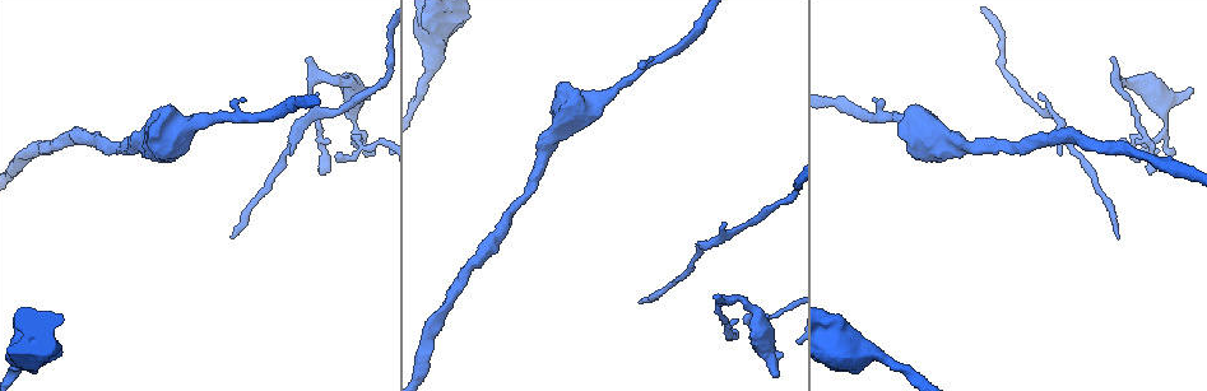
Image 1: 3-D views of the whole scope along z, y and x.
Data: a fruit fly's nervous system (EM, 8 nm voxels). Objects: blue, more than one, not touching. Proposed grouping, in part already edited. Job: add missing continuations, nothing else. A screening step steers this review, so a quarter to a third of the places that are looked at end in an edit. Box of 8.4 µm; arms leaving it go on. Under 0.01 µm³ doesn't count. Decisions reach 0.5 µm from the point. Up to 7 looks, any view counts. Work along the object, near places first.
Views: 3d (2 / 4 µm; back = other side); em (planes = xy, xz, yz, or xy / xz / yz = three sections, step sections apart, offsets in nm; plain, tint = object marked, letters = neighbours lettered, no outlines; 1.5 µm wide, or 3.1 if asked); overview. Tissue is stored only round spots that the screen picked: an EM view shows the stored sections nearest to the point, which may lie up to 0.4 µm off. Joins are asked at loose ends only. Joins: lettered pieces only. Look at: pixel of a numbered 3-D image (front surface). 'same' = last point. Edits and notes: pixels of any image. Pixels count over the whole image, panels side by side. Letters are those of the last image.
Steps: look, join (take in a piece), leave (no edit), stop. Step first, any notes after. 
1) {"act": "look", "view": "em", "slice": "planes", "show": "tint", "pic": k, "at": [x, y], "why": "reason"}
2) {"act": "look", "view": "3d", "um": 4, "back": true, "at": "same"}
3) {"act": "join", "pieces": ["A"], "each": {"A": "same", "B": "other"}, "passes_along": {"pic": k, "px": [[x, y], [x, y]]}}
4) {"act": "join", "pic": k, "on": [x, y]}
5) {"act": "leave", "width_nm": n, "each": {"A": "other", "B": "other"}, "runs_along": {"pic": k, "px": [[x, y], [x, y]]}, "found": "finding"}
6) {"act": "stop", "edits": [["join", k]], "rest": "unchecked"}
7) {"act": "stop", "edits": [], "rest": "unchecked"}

{"act": "look", "view": "3d", "um": 2, "pic": 1, "at": [1190, 88], "why": "an open end"}

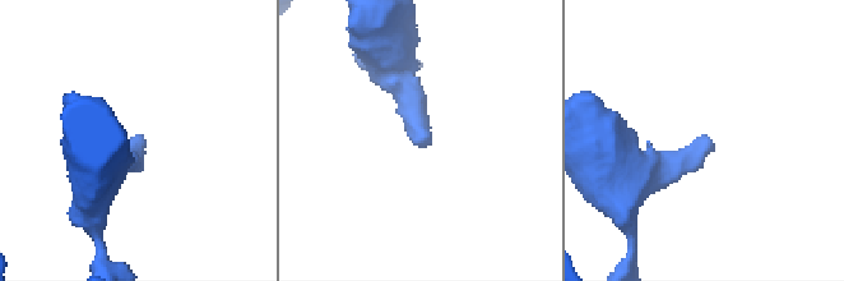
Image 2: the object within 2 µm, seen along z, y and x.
{"act": "look", "view": "em", "slice": "yz", "step": 8, "show": "letters", "pic": 2, "at": [702, 137]}

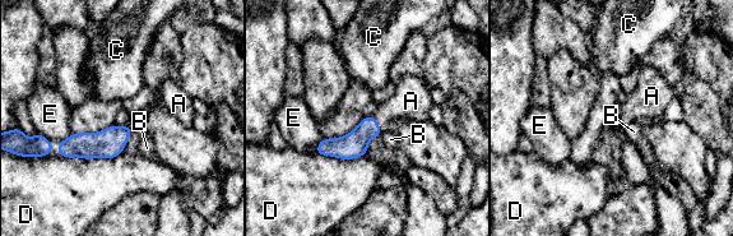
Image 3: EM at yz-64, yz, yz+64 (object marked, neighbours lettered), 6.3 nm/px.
{"act": "join", "pieces": ["A"], "each": {"A": "same", "B": "other", "C": "other", "D": "other", "E": "other"}, "found": "it goes on there"}

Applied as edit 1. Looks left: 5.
{"act": "look", "view": "overview", "why": "see it whole again"}

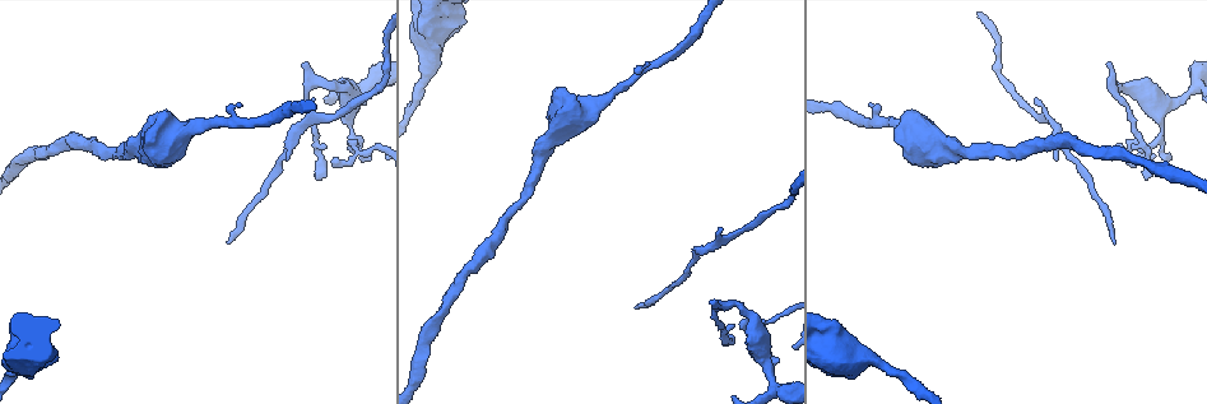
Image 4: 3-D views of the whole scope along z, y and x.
{"act": "look", "view": "3d", "um": 2, "pic": 4, "at": [333, 164], "why": "free end"}

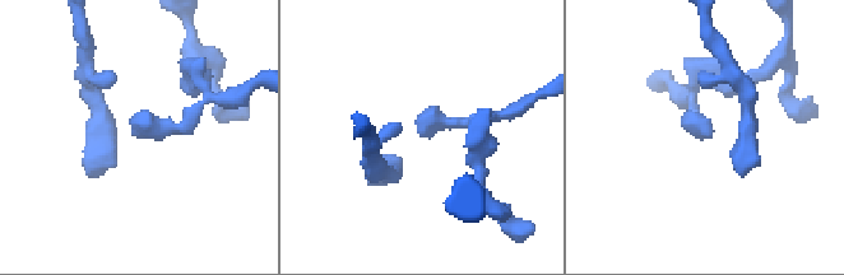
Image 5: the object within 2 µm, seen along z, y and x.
{"act": "look", "view": "em", "slice": "planes", "show": "letters", "pic": 5, "at": [133, 133]}

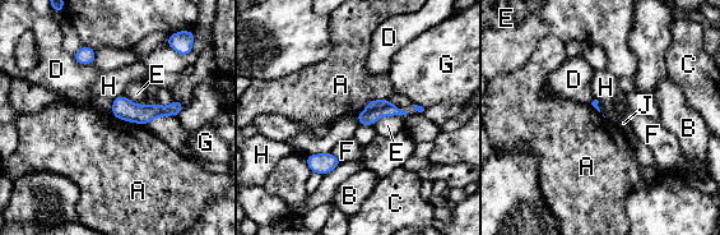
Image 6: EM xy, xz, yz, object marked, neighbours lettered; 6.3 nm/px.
{"act": "leave", "longest_contact_nm": ["A", 240], "each": {"A": "other", "B": "other", "C": "other", "D": "other", "E": "other", "F": "other", "G": "other", "H": "other", "J": "other"}, "border": {"pic": 6, "px": [[388, 98], [371, 100], [356, 116]]}, "found": "no lettered piece goes on from it"}

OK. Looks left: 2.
{"act": "stop", "edits": [["join", 3]], "rest": "unchecked"}

